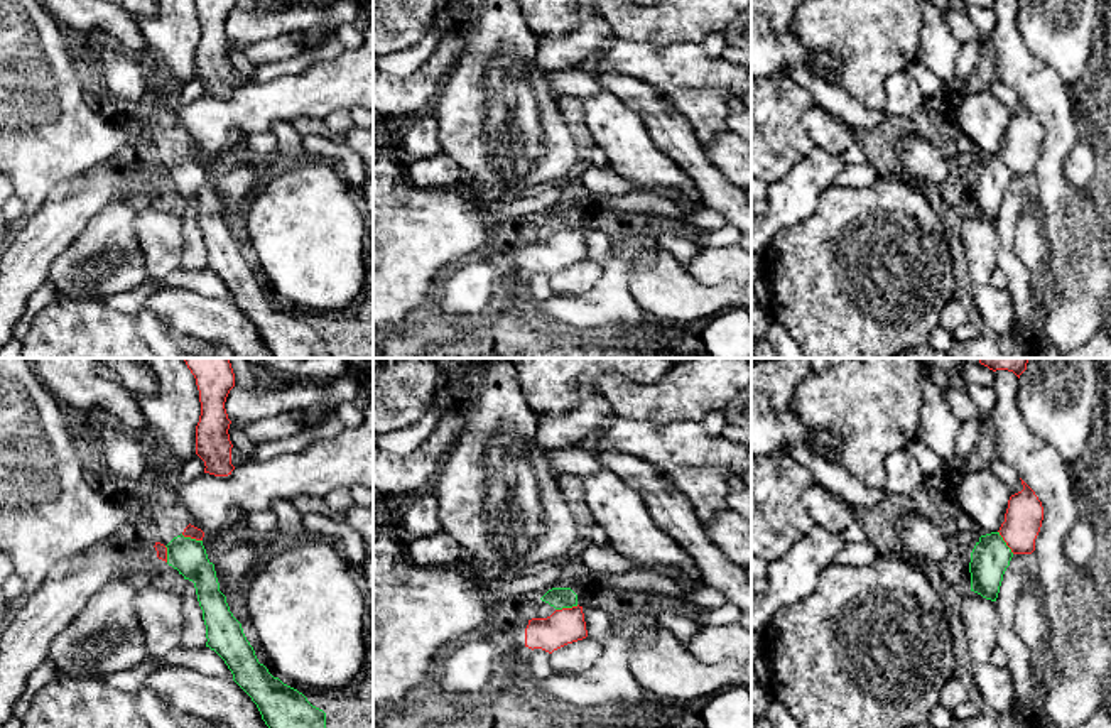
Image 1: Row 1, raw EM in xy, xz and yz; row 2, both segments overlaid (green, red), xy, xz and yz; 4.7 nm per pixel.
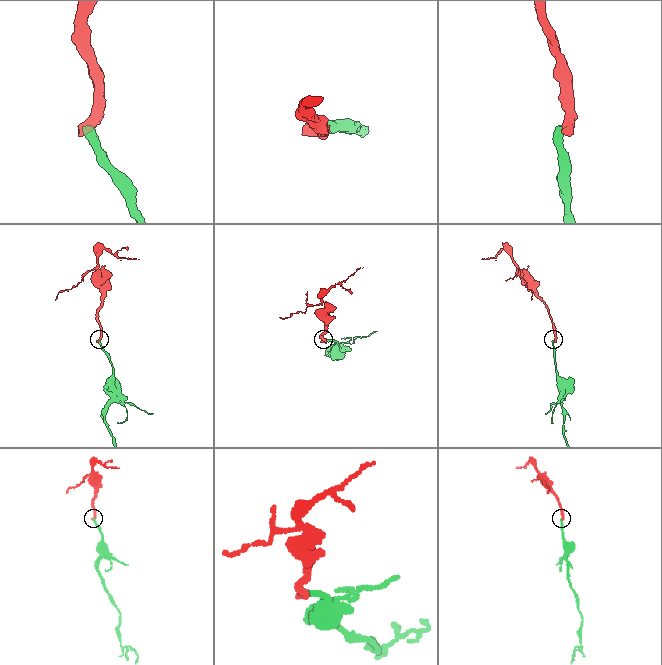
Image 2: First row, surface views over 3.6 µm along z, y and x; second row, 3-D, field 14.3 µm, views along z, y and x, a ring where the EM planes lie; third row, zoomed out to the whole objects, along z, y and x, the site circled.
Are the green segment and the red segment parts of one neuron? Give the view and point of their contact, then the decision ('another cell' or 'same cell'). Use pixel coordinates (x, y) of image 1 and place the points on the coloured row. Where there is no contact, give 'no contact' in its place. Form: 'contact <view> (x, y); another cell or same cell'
contact xz (566, 607); another cell

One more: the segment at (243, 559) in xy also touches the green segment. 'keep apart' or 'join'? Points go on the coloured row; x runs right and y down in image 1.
keep apart

